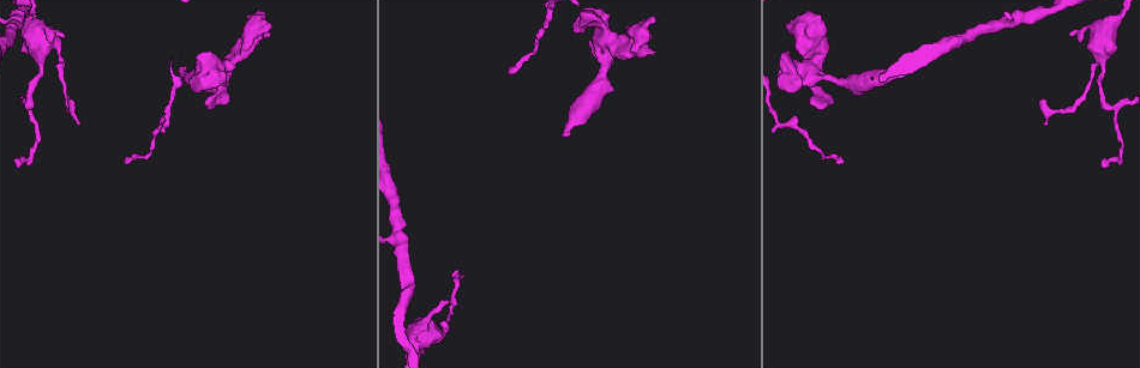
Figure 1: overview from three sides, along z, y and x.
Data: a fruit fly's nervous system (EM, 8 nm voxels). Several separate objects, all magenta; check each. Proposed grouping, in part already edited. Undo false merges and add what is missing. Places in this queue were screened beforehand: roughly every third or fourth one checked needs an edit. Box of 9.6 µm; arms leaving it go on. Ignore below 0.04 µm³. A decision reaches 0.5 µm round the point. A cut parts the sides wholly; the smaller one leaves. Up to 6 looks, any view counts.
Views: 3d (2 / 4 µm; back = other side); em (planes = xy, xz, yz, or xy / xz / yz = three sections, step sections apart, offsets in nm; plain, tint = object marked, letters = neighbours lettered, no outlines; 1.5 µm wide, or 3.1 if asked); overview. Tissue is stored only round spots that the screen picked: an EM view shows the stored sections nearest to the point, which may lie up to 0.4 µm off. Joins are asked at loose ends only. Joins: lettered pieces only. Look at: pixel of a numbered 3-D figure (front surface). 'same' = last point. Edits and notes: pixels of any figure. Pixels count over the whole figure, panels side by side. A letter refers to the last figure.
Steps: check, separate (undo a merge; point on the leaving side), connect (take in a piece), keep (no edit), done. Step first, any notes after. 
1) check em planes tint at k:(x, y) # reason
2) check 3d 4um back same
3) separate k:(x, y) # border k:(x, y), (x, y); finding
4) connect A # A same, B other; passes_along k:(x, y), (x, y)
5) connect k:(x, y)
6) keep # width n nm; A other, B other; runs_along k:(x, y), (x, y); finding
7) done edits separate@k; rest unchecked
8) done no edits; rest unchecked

check 3d 2um at 1:(1101, 163) # tapers out

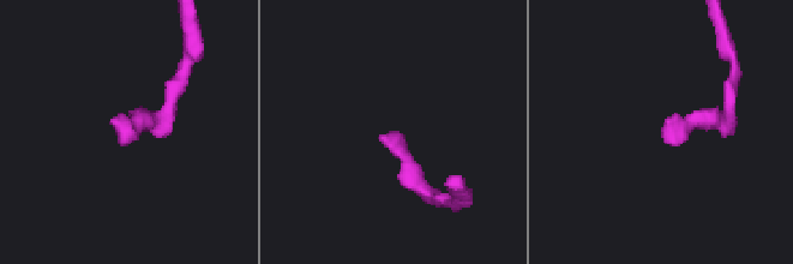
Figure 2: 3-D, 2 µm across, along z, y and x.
check em planes letters at 2:(664, 142) # need the tissue

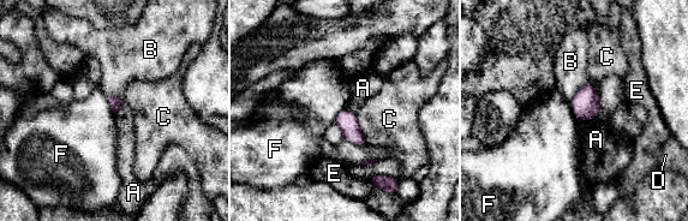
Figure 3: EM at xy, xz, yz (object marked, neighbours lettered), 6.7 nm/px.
keep # width 70 nm; A other, B other, C other, D other, E other, F other; border 3:(569, 101), (573, 113), (579, 119); no lettered piece goes on from it

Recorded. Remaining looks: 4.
check em xz step 4 tint at 1:(1072, 35) # thin end

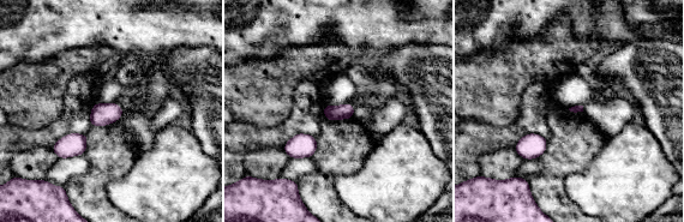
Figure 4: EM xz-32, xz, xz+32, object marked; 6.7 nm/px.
check em planes letters same # cut it another way

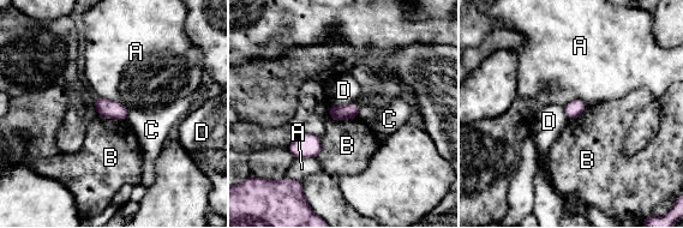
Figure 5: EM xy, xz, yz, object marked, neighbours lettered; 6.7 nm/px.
keep # A other, B other, C other, D other; border 5:(327, 112), (335, 120), (358, 116); none of them fits

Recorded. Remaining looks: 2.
check 3d 2um at 1:(654, 17) # an open end

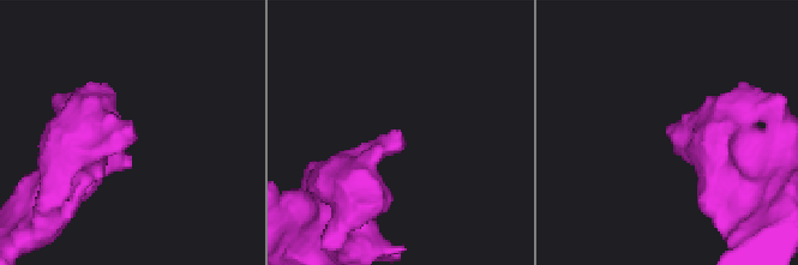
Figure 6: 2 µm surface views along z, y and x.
check em planes letters at 6:(127, 128) # now the EM

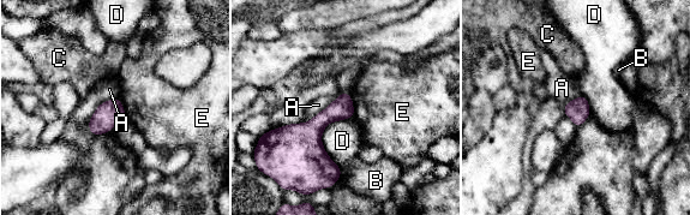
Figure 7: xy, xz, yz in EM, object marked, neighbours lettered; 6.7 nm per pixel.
keep # A other, B other, C other, D other, E other; border 7:(340, 95), (312, 118), (301, 123); none of them fits

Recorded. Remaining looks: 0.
done no edits; rest unchecked

